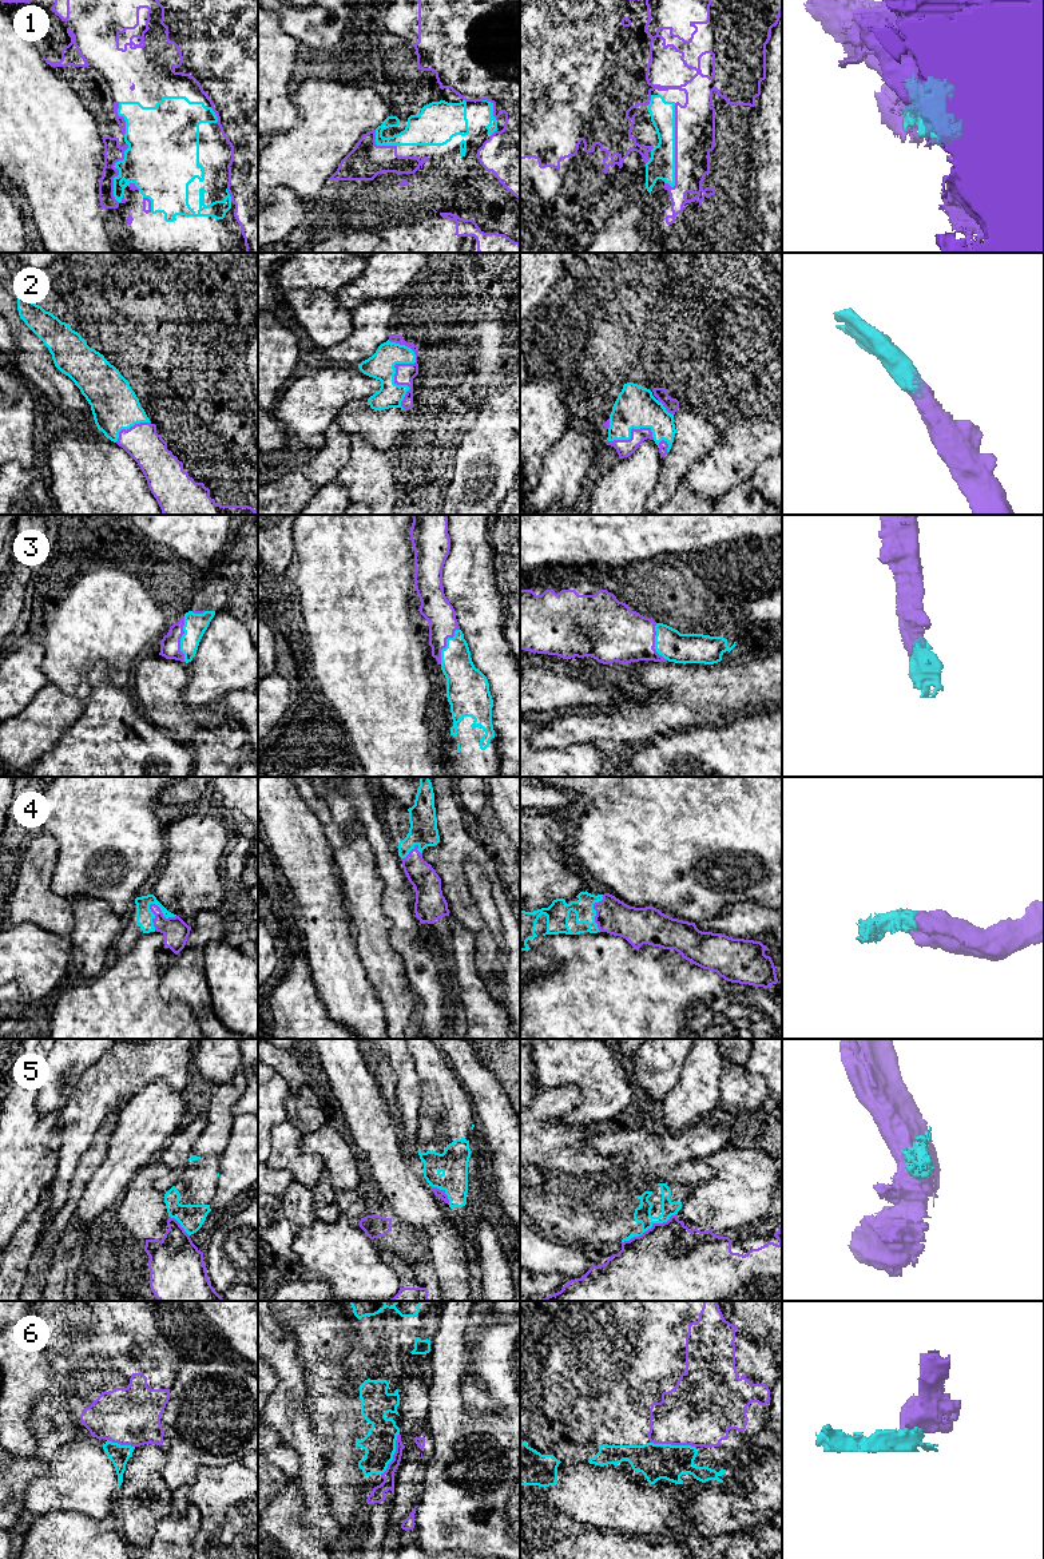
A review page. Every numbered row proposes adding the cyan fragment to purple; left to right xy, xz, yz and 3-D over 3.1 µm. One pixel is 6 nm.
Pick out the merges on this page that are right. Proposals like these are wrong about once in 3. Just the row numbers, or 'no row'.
2, 3, 4

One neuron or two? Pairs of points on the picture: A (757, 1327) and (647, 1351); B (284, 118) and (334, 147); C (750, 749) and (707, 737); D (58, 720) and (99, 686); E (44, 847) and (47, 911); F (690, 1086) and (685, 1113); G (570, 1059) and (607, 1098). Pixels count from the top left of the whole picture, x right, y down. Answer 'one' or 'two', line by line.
A: two
B: two
C: one
D: two
E: one
F: one
G: one

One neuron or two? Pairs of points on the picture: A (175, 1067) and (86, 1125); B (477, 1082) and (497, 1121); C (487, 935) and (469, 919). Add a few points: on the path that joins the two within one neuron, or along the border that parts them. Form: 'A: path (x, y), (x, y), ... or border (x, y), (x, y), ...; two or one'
A: path (151, 1067), (138, 1067), (104, 1101); one
B: path (485, 1091), (493, 1111); one
C: path (483, 932), (473, 923); one

